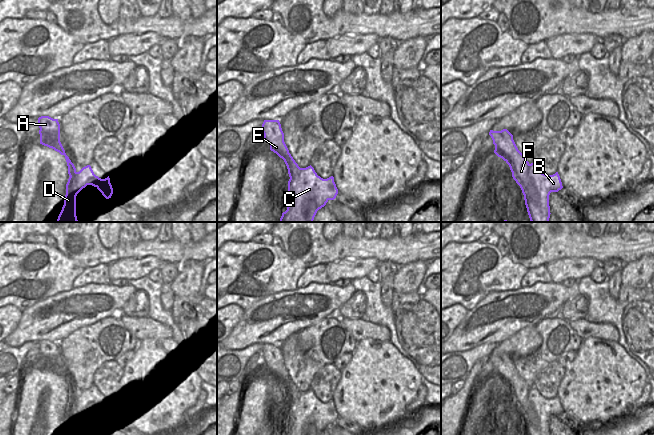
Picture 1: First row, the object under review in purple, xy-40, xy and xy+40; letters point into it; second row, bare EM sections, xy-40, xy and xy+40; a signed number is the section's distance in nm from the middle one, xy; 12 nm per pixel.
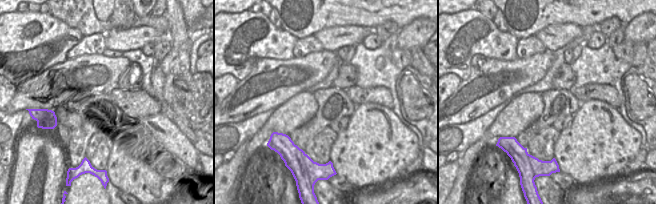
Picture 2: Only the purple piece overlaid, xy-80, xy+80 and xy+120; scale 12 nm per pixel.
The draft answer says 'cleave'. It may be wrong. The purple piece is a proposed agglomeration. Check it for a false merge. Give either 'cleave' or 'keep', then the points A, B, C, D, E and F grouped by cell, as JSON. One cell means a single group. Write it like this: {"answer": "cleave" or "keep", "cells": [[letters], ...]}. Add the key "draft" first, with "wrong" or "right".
{"draft": "right", "answer": "cleave", "cells": [["A", "E", "F"], ["B", "C", "D"]]}

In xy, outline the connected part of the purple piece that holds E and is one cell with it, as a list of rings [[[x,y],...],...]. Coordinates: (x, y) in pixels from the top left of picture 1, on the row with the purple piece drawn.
[[[264,120],[261,130],[264,134],[263,139],[270,144],[270,150],[284,160],[289,177],[297,178],[304,168],[300,168],[289,153],[279,120]]]

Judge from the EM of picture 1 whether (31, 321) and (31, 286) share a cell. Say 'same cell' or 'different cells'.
different cells

